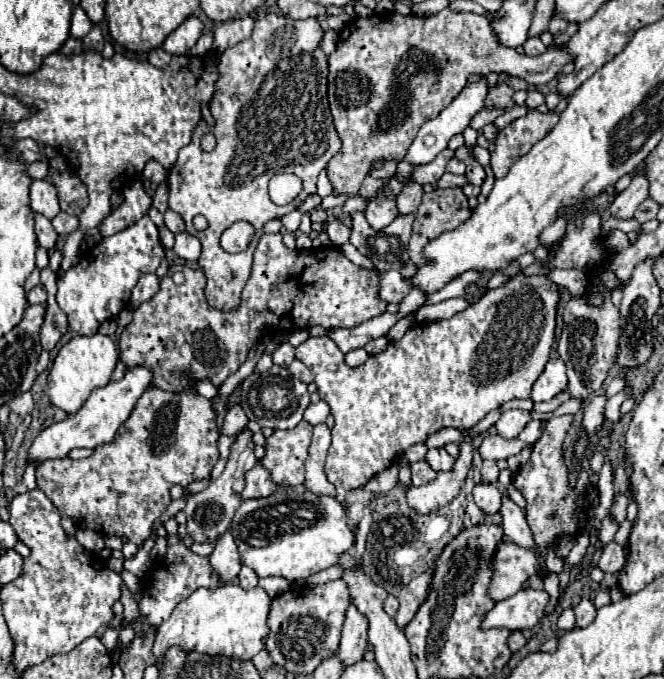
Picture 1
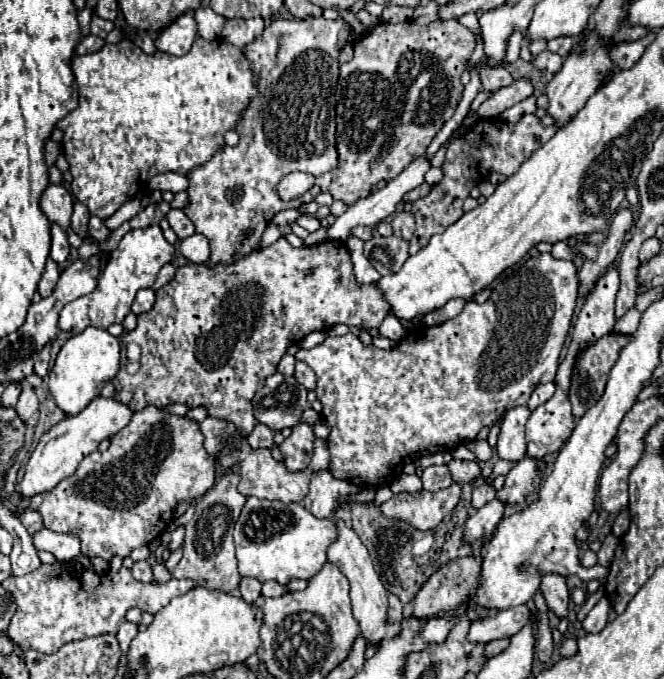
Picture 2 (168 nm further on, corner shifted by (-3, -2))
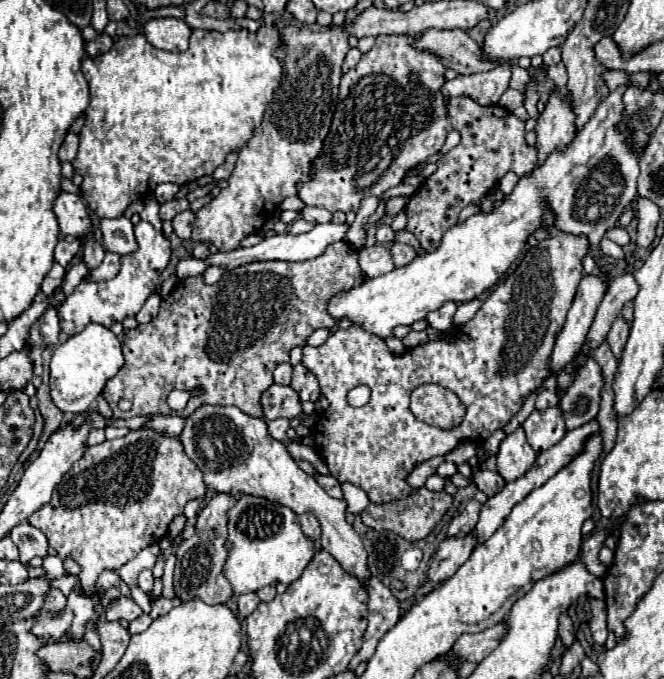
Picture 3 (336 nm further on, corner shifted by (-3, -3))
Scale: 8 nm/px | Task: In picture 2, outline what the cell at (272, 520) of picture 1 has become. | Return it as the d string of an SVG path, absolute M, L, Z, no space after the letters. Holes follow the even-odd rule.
M249 496L239 520L235 522L233 538L241 576L257 578L259 582L275 580L287 584L295 578L307 580L321 570L327 562L327 542L335 538L335 522L331 522L331 518L311 518L311 514L295 502L269 502Z

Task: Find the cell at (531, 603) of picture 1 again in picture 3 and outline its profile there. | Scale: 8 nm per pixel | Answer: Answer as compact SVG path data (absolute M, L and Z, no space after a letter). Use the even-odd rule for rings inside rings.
M497 623L479 633L465 633L455 641L453 651L467 661L481 663L499 645L499 639L503 639L503 631L507 631L507 623Z

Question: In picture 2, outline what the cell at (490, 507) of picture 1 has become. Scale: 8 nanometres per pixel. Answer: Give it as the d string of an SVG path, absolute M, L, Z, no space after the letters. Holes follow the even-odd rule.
M493 500L487 506L475 510L475 514L471 514L463 526L463 540L467 544L475 544L483 538L489 538L503 518L503 510L505 506L499 500Z

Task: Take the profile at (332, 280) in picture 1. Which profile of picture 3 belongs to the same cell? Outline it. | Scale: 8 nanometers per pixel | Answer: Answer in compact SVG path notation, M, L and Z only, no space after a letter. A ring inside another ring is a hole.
M337 241L337 243L331 243L325 253L317 259L311 259L311 261L301 261L301 263L289 263L289 261L259 261L259 263L249 263L249 265L243 265L235 271L227 271L221 281L217 285L205 285L203 283L203 275L197 275L197 277L191 277L191 279L183 279L179 281L179 285L171 291L171 295L167 299L161 301L161 309L159 309L159 315L147 323L147 325L139 325L137 329L131 329L131 331L125 331L125 337L123 337L123 355L125 355L125 365L123 369L107 381L105 389L103 389L103 397L107 399L107 403L111 405L113 409L113 417L115 419L129 419L129 417L135 417L135 415L181 415L181 417L187 417L191 415L191 411L203 407L203 405L233 405L233 407L239 407L243 413L247 415L255 415L259 419L263 419L263 409L261 409L261 403L259 403L259 397L261 393L273 385L273 369L277 367L277 363L283 363L283 361L289 361L289 351L293 347L303 347L305 345L305 339L315 331L315 329L331 329L335 327L335 319L331 319L327 315L327 303L339 295L339 291L349 291L351 287L357 287L359 285L359 257L357 257L357 249L345 241ZM173 389L181 389L181 391L193 391L193 389L201 389L203 393L195 395L189 399L187 407L179 413L179 411L173 411L169 409L167 405L167 395L173 391ZM121 399L127 399L131 401L131 409L129 411L121 411L119 409L119 401Z

